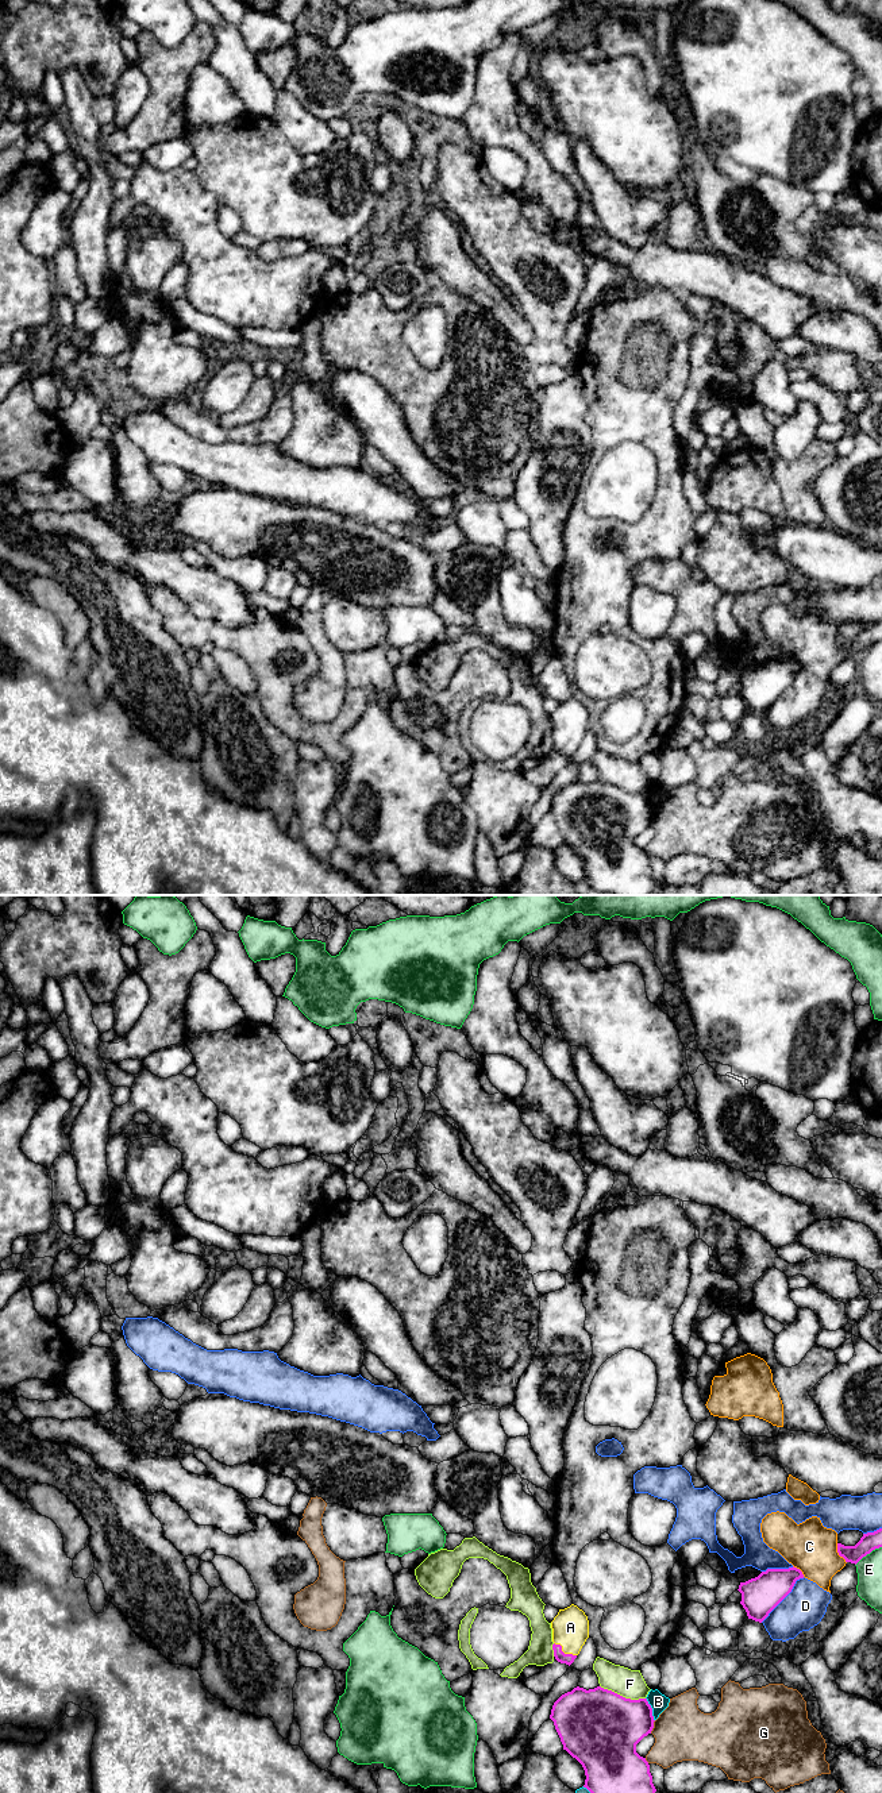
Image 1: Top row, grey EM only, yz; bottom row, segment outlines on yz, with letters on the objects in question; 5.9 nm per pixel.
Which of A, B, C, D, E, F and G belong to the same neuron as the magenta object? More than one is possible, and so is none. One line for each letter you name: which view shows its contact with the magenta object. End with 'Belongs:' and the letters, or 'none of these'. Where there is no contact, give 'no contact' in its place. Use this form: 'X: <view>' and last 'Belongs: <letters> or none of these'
A: yz
Belongs: A

